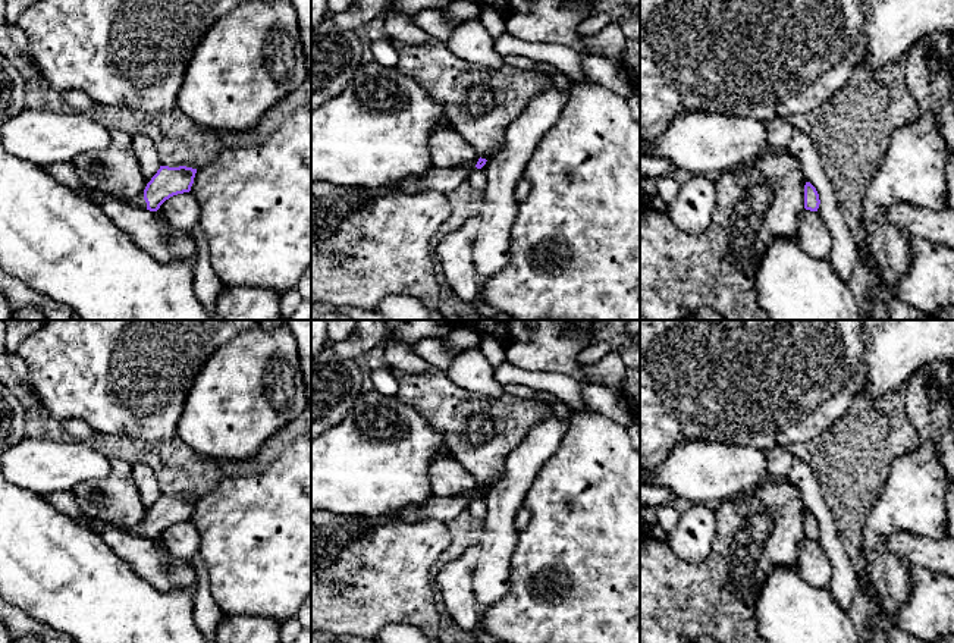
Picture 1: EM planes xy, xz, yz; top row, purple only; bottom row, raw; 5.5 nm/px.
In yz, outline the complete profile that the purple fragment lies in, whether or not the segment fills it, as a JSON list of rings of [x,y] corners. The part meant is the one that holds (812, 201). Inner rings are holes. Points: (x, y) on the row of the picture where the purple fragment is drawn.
[[[806,182],[806,185],[804,185],[804,208],[810,210],[810,211],[818,211],[819,204],[820,204],[820,200],[819,200],[819,194],[818,194],[816,188],[810,182]]]

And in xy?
[[[160,166],[145,189],[136,197],[126,198],[126,201],[134,207],[157,211],[170,197],[189,192],[195,173],[197,169],[186,166]]]

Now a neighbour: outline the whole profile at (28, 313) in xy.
[[[25,307],[12,313],[12,320],[47,320],[40,308]]]

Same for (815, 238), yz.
[[[803,210],[798,223],[798,244],[810,257],[828,260],[834,248],[834,236],[818,211]]]

